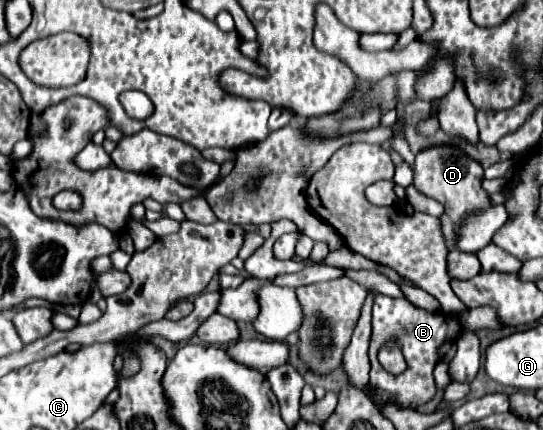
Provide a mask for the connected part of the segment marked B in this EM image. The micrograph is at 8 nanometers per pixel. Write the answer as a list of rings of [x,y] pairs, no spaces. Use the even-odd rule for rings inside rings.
[[[376,294],[374,306],[372,306],[372,338],[370,338],[370,384],[372,384],[372,400],[376,406],[384,404],[398,404],[402,408],[416,410],[422,404],[430,402],[436,394],[436,386],[432,382],[432,370],[436,362],[440,360],[438,350],[442,344],[450,342],[450,316],[444,312],[428,312],[424,308],[412,306],[406,298],[390,298]],[[392,336],[398,336],[404,346],[404,358],[406,358],[406,370],[402,374],[388,374],[384,372],[382,378],[382,366],[378,362],[378,348]]]

